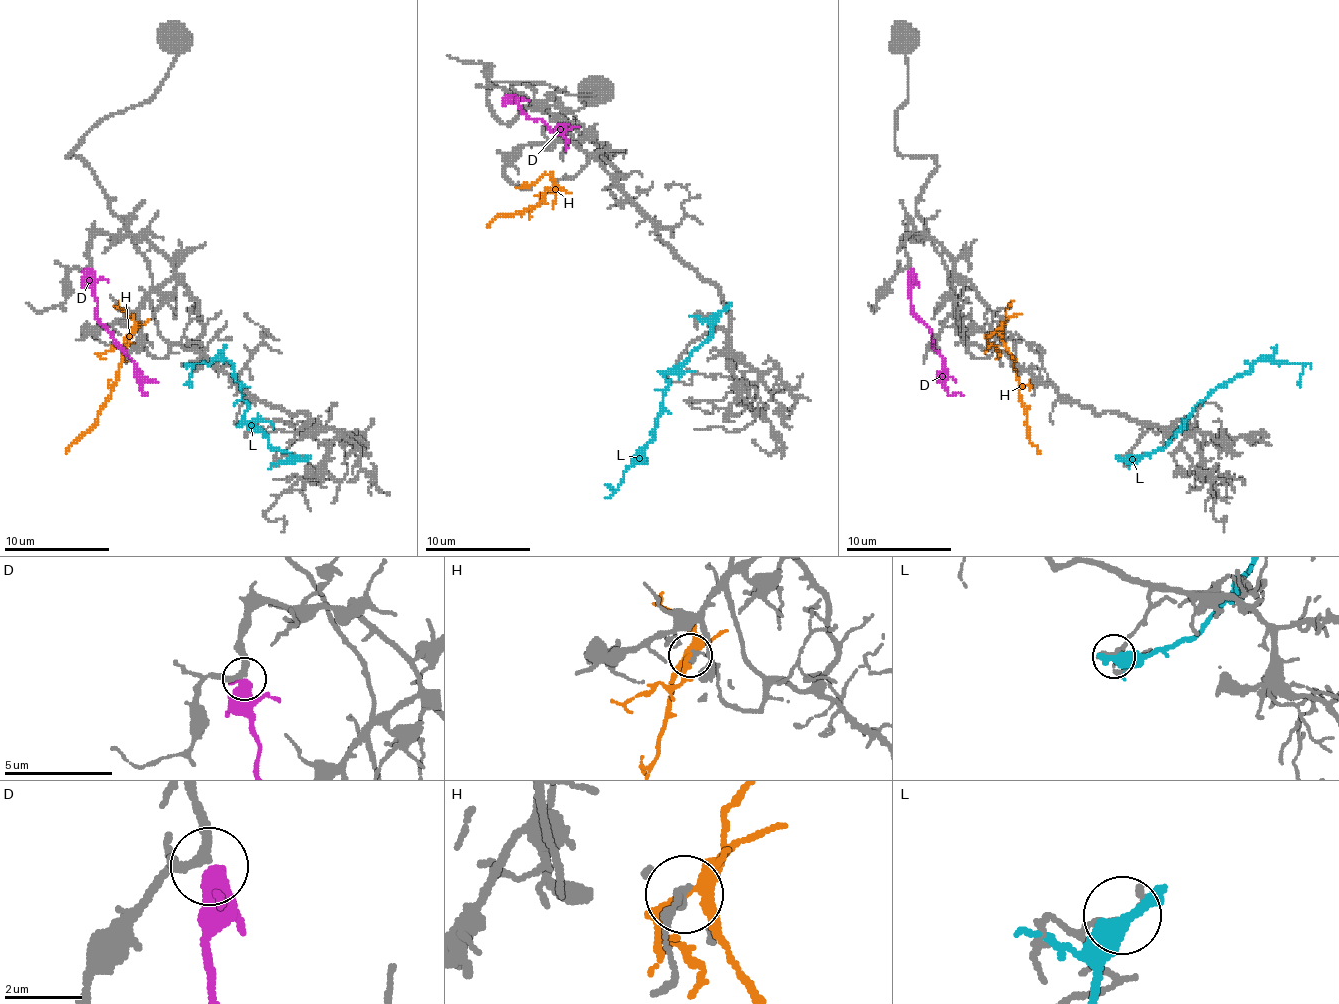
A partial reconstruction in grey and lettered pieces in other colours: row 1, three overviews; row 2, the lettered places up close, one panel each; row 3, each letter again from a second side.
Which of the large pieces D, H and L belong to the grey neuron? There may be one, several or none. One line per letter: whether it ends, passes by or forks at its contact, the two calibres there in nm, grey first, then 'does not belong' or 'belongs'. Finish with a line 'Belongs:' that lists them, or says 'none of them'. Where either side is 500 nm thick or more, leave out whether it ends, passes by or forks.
D: calibres 240 and 550 nm; belongs
H: it forks; calibres 220 and 280 nm; does not belong
L: it passes by; calibres 160 and 400 nm; does not belong
Belongs: D

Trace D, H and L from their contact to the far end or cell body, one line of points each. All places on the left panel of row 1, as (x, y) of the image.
D: (89, 269), (97, 319), (137, 366), (139, 390), (144, 395)
H: (131, 332), (121, 355), (116, 384), (97, 419), (66, 453)
L: (297, 458), (276, 450), (245, 419), (247, 403), (229, 361), (197, 363), (189, 377), (192, 387)

